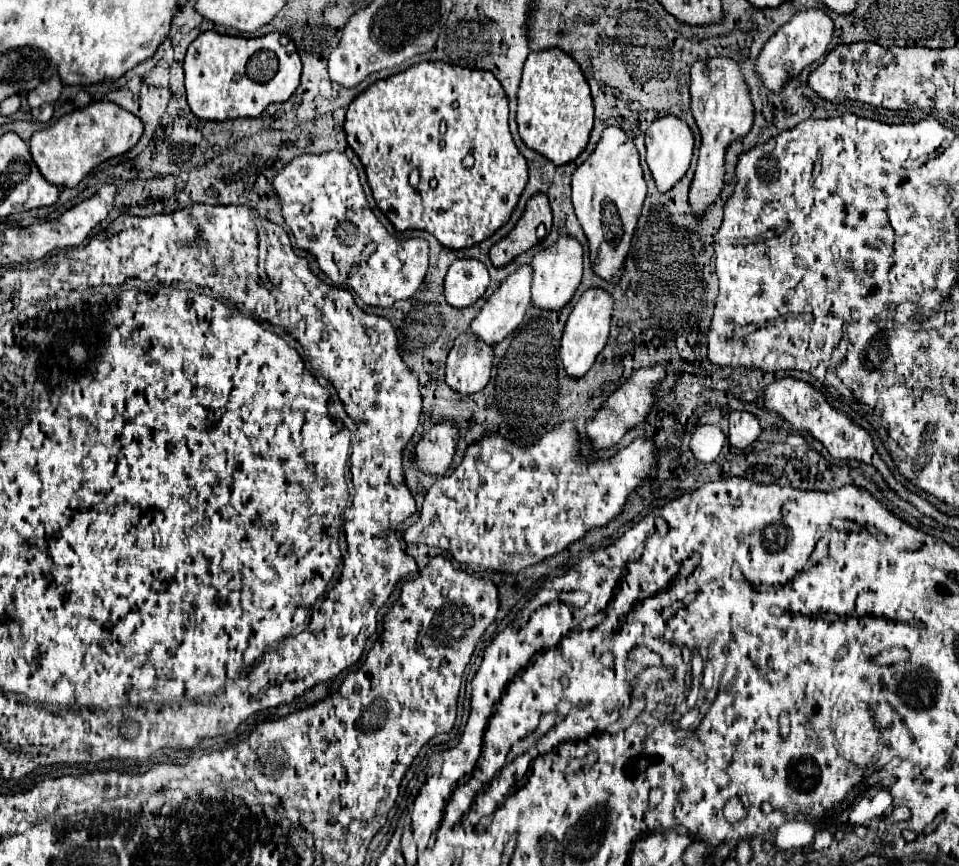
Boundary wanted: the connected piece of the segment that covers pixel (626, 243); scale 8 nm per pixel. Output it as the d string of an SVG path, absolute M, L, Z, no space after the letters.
M607 126L593 154L575 170L571 178L575 214L589 238L593 270L605 280L619 280L623 260L629 252L633 230L647 194L639 152L633 140L619 126Z

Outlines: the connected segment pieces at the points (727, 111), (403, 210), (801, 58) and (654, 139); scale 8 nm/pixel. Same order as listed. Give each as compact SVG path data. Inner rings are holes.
M713 56L707 60L699 60L691 66L691 110L701 130L701 152L699 152L699 164L695 170L695 178L691 184L689 202L695 214L703 214L705 206L709 206L723 188L721 164L723 164L725 148L733 140L747 136L753 124L751 92L743 78L741 66L733 58Z
M421 62L415 64L411 68L407 68L405 72L399 72L395 76L389 76L385 80L379 80L375 84L371 84L365 92L361 92L347 108L347 116L345 116L345 132L347 132L347 142L353 148L353 152L359 156L359 160L365 166L367 172L367 180L369 186L373 190L373 198L377 202L377 208L391 220L391 224L395 226L395 230L403 232L403 230L411 230L411 228L419 228L419 230L427 230L431 232L443 246L453 248L453 250L461 250L461 248L469 248L473 244L479 244L481 240L485 240L487 236L491 236L497 228L501 228L501 224L505 224L505 220L509 220L525 184L527 184L527 162L521 156L521 152L517 150L511 132L509 132L509 124L507 124L507 96L501 88L501 82L497 82L497 78L493 76L493 72L487 70L469 70L469 68L461 68L461 66L453 66L447 62ZM445 120L447 122L447 130L441 132L439 130L439 122ZM471 154L475 158L475 164L471 168L463 166L463 158ZM417 170L421 180L419 186L413 188L409 184L409 174Z
M809 8L803 12L797 12L787 24L783 24L763 46L759 58L757 58L757 74L761 76L763 84L771 92L779 92L781 86L791 78L797 76L805 66L819 60L827 44L833 36L833 20L821 10L821 8Z
M657 116L649 130L645 132L645 146L647 146L647 166L653 174L653 180L661 192L667 192L673 188L675 182L681 180L681 176L687 172L693 156L693 132L677 116Z

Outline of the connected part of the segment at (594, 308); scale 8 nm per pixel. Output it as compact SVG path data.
M589 288L587 292L583 292L583 296L575 304L575 308L565 324L565 332L561 338L561 360L563 360L563 368L565 368L565 372L569 372L569 376L581 378L593 366L597 354L607 344L609 330L611 330L611 318L613 318L613 298L607 290Z

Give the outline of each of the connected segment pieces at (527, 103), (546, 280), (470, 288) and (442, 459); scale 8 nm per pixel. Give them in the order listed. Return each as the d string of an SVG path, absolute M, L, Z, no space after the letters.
M559 48L531 52L517 92L517 124L523 142L553 160L555 166L575 160L587 146L593 128L593 102L579 64Z
M559 236L555 244L549 248L537 252L531 260L533 264L533 306L543 310L557 310L563 308L569 298L573 298L573 292L581 284L583 274L583 246L573 236Z
M477 258L455 260L445 276L445 298L455 308L475 304L489 286L489 272Z
M439 422L425 432L423 440L417 444L415 458L419 466L429 474L445 474L455 452L455 442L457 430L447 422Z

